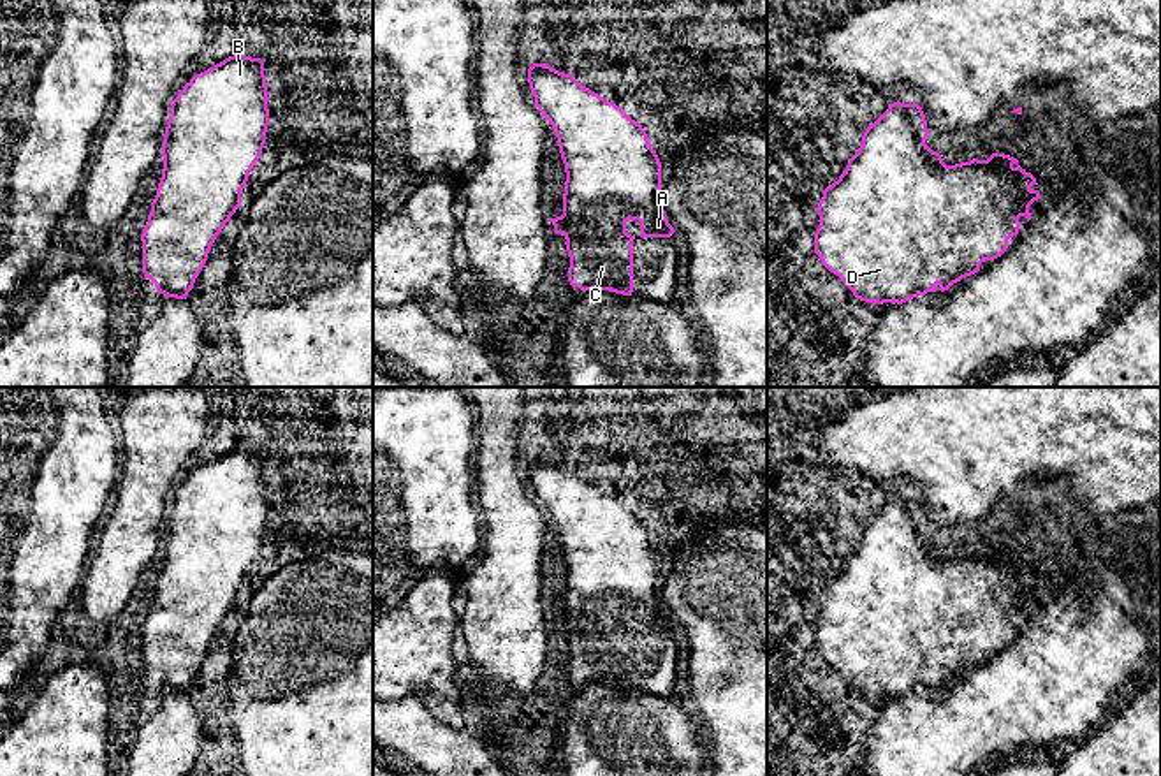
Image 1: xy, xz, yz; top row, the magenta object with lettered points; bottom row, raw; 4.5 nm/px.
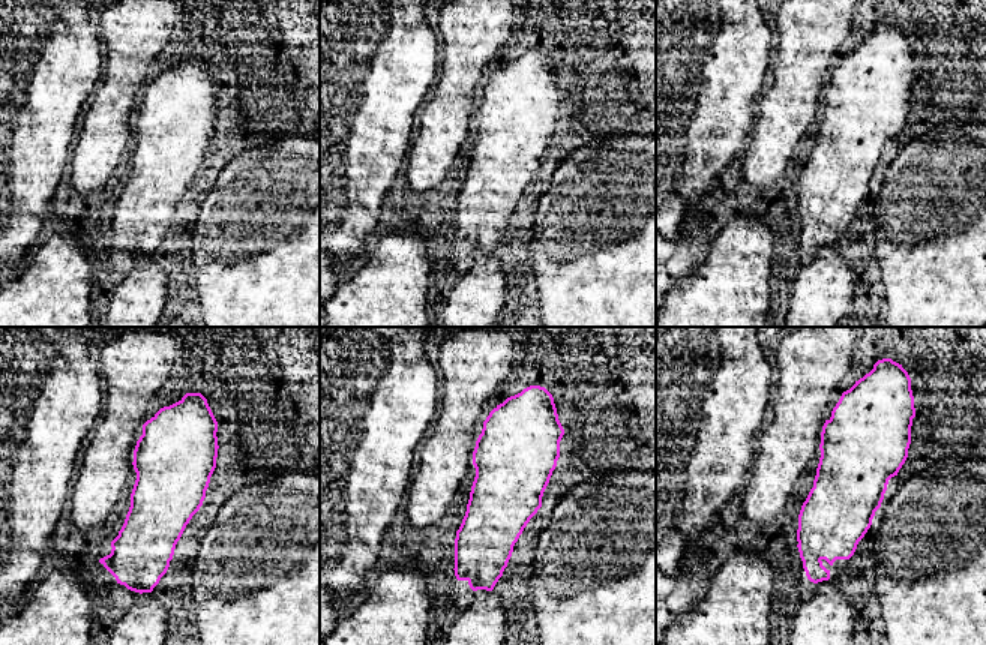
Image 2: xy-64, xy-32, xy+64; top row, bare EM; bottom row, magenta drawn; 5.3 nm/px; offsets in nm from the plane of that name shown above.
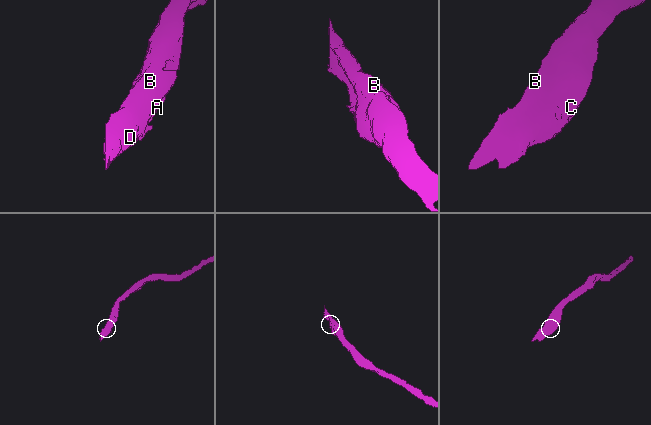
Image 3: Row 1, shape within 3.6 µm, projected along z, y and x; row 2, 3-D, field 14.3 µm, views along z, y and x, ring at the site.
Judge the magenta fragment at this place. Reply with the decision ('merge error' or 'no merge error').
no merge error

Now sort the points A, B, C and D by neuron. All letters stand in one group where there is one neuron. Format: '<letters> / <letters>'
A B C D

